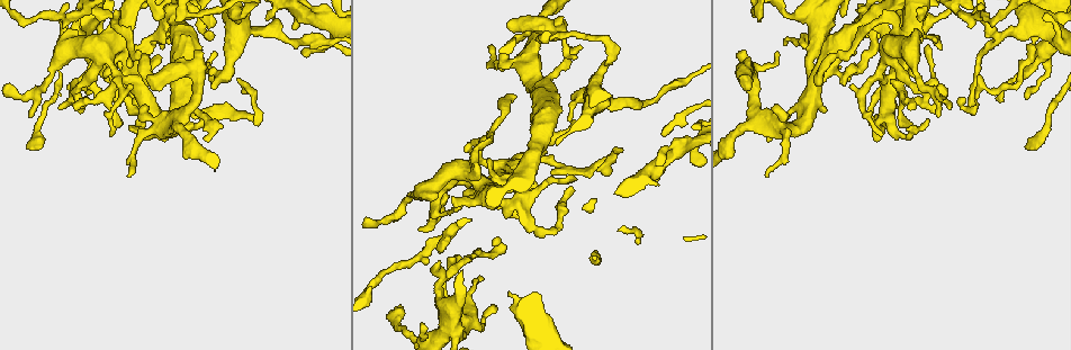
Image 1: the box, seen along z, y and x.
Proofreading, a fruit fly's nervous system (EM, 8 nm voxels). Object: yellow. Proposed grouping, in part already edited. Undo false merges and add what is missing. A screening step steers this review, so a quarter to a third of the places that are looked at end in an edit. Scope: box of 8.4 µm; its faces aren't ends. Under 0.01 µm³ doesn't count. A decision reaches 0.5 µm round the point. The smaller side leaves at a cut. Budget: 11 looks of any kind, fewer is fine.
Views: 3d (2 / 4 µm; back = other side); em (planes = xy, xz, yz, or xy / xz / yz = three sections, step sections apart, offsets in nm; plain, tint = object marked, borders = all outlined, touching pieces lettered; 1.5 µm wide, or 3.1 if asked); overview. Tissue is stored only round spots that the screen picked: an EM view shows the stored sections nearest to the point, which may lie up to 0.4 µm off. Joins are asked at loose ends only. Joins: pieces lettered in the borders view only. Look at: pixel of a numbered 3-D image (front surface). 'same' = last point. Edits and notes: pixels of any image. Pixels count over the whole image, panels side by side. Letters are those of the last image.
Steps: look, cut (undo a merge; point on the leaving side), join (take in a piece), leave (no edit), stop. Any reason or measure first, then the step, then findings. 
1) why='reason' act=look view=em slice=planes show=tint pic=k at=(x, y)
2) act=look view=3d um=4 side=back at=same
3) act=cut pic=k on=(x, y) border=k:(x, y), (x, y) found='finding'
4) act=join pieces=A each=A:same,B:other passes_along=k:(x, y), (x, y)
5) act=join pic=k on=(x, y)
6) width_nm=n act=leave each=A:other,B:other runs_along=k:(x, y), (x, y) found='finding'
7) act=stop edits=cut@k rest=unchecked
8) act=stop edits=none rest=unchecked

why='sharp bend' act=look view=em slice=yz step=4 show=borders pic=1 at=(999, 36)

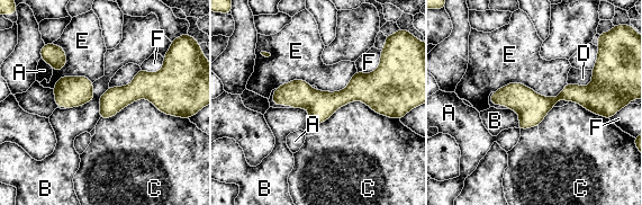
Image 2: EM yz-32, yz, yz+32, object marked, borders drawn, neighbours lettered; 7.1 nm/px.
why='cut it another way' act=look view=em slice=planes show=borders at=same

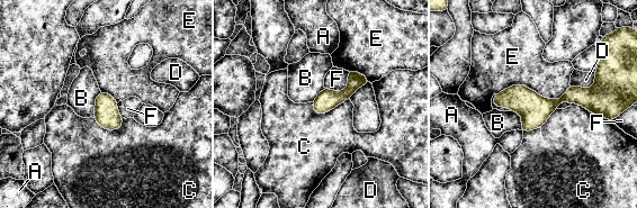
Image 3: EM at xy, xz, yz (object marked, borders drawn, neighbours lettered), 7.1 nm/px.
act=leave each=A:other,B:other,C:other,D:other,E:other,F:other border=3:(100, 91), (96, 98), (93, 117) found='all the same cell'

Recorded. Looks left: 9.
act=look view=em slice=planes show=borders pic=1 at=(1034, 43)

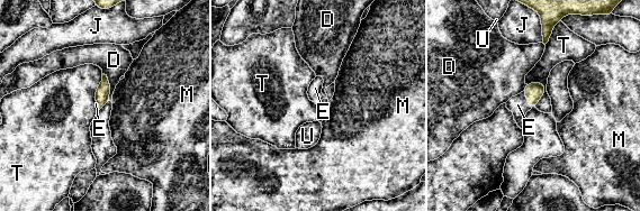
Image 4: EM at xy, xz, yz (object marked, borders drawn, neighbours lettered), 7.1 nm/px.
act=join pic=4 on=(517, 104) each=D:other,E:same,J:other,M:other,T:other,U:other passes_along=4:(534, 91), (528, 99), (517, 104) found='it goes on there'

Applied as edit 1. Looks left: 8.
why='thin end' act=look view=em slice=planes show=borders pic=1 at=(940, 50)

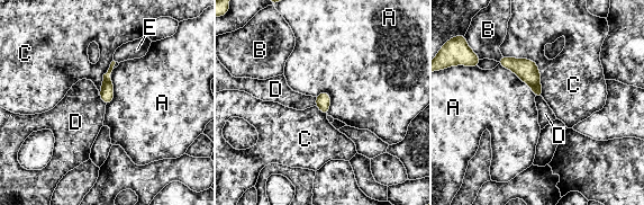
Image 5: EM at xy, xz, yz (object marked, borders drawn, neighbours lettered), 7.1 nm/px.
act=leave each=A:other,B:other,C:other,D:other,E:other border=5:(99, 96), (106, 104) found='none of them fits'

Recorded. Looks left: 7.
why='narrows sharply' act=look view=em slice=yz step=8 show=borders pic=1 at=(292, 41)

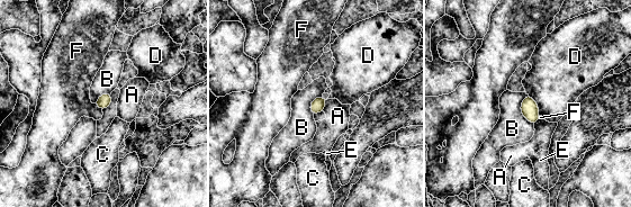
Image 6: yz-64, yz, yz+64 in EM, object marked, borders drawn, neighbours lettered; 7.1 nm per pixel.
why='cut it another way' act=look view=em slice=xy step=8 show=borders at=same

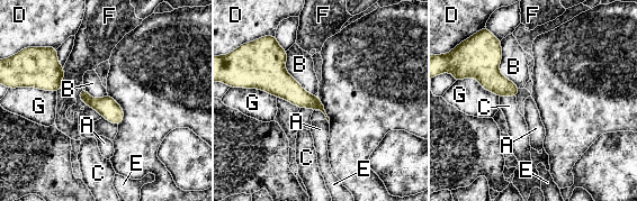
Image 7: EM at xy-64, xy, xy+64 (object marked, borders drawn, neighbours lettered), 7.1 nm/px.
longest_contact=B:360nm act=leave each=A:other,B:other,C:other,D:other,E:other,F:other,G:other found='one cell here'

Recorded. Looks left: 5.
act=stop edits=join@4 rest=unchecked

